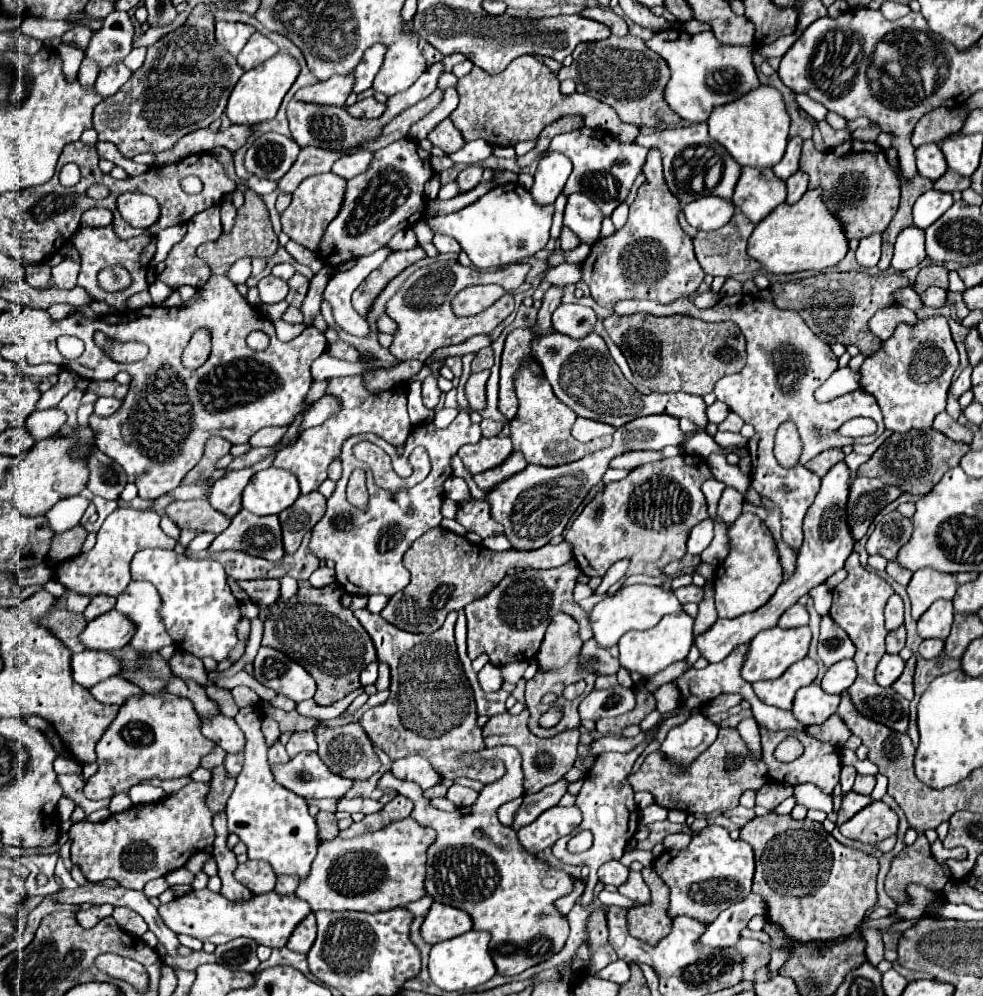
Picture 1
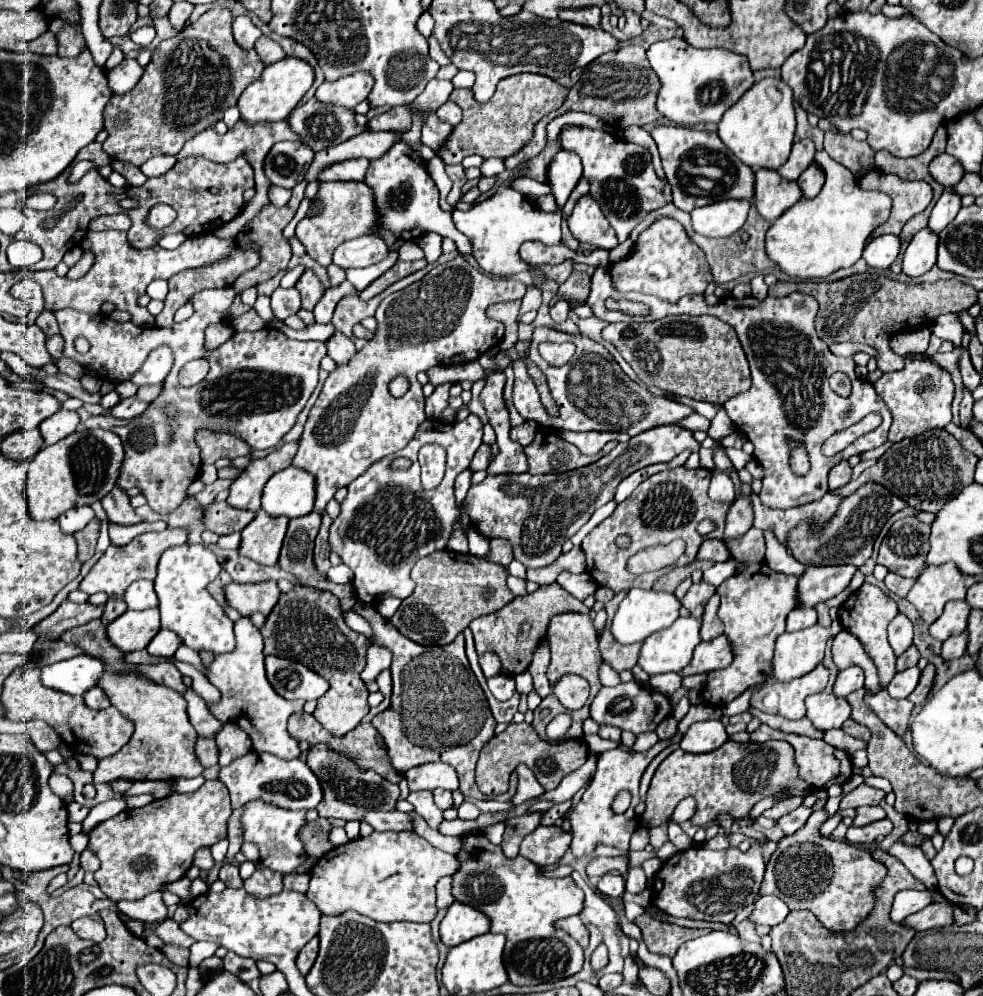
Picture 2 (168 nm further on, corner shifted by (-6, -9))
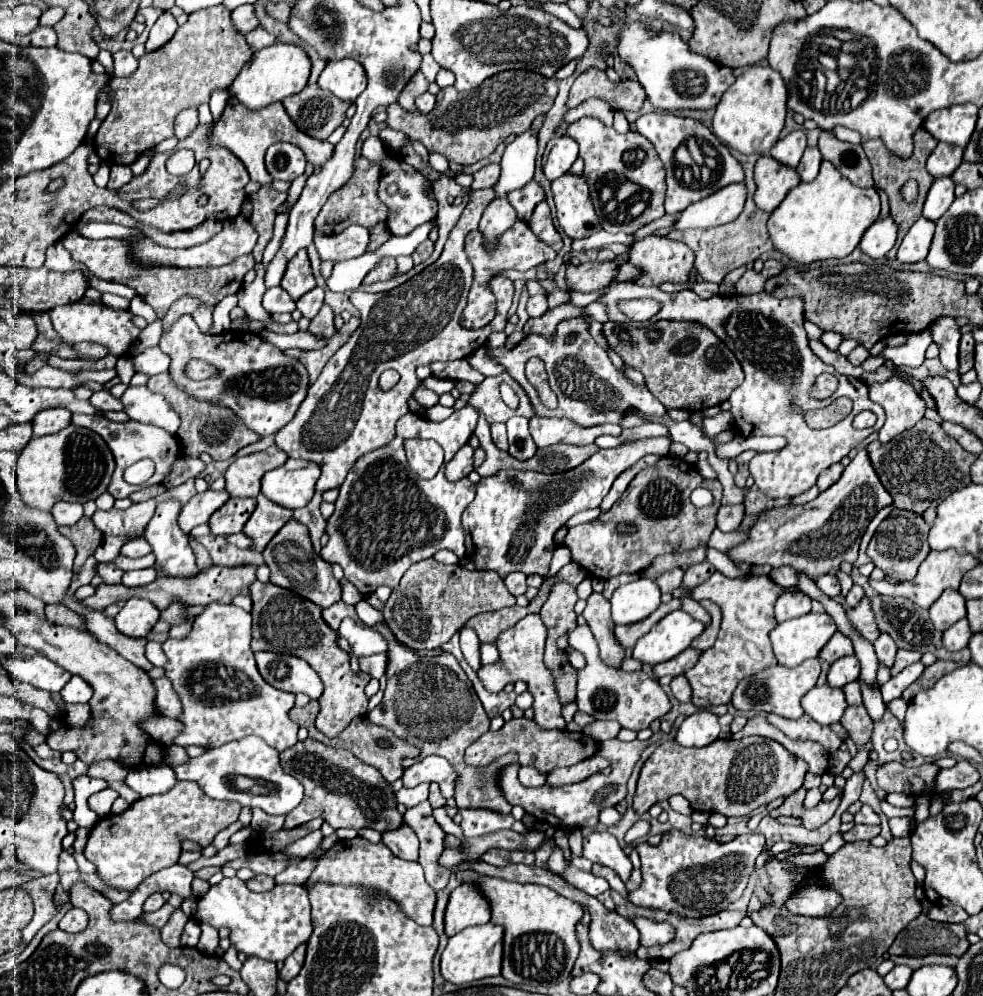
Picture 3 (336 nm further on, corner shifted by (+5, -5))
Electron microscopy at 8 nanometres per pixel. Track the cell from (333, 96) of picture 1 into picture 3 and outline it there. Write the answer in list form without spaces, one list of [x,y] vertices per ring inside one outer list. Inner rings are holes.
[[[334,60],[326,64],[318,78],[318,86],[342,100],[354,102],[366,88],[366,72],[356,60]]]

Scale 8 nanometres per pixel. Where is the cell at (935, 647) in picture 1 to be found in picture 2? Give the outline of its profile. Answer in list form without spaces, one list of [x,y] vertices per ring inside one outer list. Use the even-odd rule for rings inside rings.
[[[963,632],[959,636],[951,636],[941,646],[941,658],[943,660],[961,658],[965,654],[965,648],[967,648],[967,632]]]

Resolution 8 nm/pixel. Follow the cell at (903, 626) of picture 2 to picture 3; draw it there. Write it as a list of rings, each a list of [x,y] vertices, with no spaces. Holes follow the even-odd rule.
[[[880,634],[880,638],[874,642],[874,648],[876,648],[878,662],[884,664],[886,668],[892,668],[894,656],[896,656],[896,650],[898,650],[896,644],[894,644],[894,640],[888,634]]]

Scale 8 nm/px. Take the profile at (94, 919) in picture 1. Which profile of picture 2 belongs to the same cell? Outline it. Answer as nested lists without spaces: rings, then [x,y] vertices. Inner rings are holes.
[[[99,914],[93,916],[85,916],[79,918],[71,924],[71,928],[75,930],[75,934],[83,940],[93,940],[93,942],[101,942],[105,938],[105,924],[101,920]]]

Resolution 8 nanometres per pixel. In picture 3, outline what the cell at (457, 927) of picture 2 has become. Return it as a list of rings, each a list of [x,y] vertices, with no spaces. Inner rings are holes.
[[[474,882],[460,884],[446,908],[446,934],[454,936],[460,930],[490,922],[490,902]]]

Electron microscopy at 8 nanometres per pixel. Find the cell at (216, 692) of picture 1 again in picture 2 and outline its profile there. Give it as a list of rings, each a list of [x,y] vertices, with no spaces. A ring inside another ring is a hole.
[[[175,662],[175,666],[179,668],[181,674],[193,678],[191,688],[193,688],[207,704],[217,704],[217,702],[219,702],[219,690],[217,690],[197,668],[193,668],[191,664],[185,664],[185,662]]]

